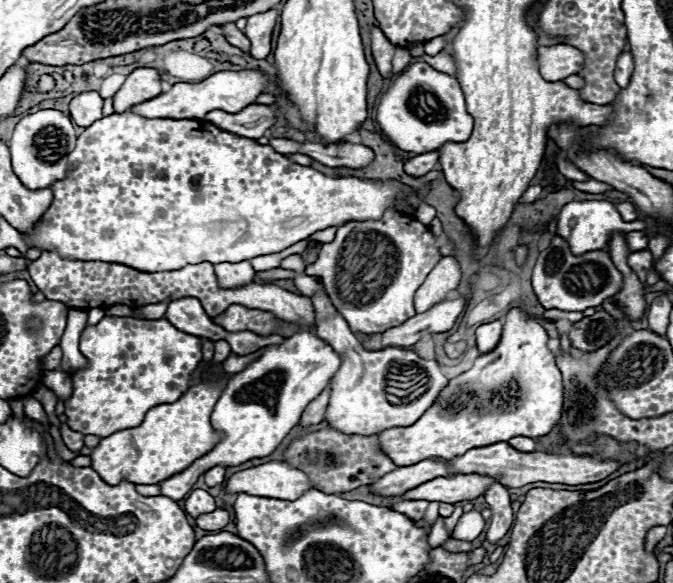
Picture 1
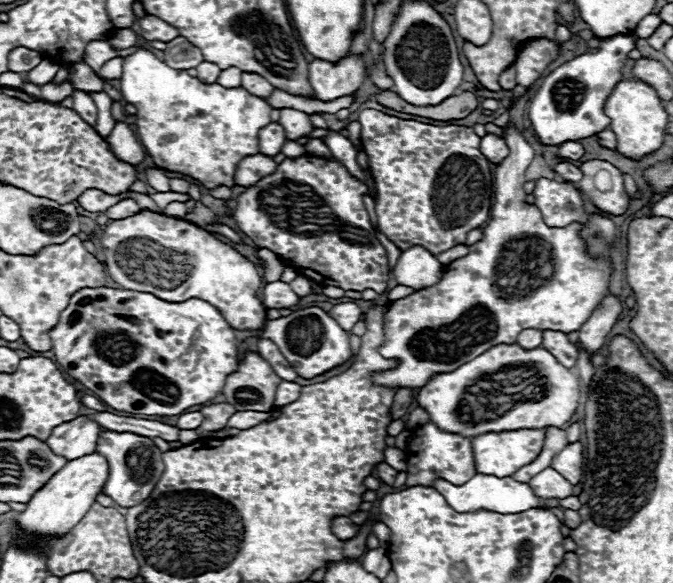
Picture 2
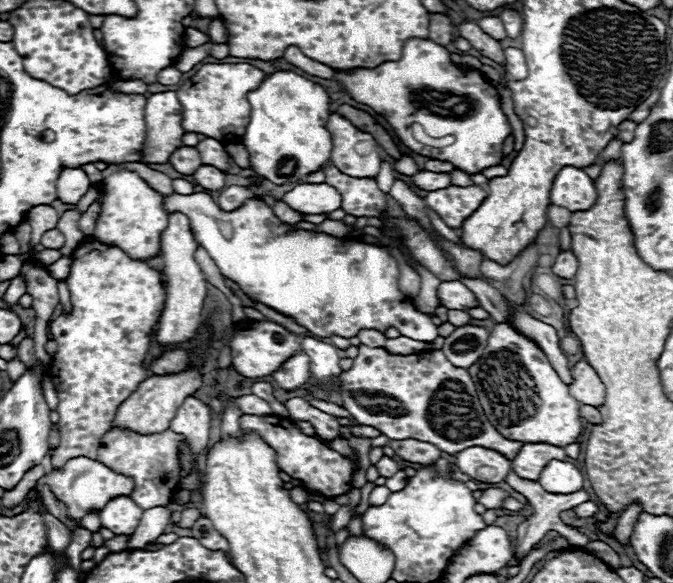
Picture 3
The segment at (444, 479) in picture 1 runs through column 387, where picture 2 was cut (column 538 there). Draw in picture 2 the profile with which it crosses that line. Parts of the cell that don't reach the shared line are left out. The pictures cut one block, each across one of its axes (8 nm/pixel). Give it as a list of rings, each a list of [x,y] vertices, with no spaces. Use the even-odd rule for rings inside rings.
[[[476,474],[470,478],[470,482],[462,486],[454,486],[446,480],[436,482],[436,490],[450,502],[450,506],[458,512],[478,512],[478,510],[490,510],[490,512],[500,512],[500,514],[512,514],[514,510],[528,510],[530,506],[538,506],[540,498],[532,492],[532,488],[524,482],[514,480],[512,476],[506,478],[494,478],[494,476],[484,476]]]

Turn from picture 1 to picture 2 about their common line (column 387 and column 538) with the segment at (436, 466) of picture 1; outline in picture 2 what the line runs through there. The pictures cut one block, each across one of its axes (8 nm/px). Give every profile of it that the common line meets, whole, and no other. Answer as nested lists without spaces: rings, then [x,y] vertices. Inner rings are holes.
[[[552,468],[542,470],[528,484],[534,490],[534,494],[538,494],[540,498],[562,500],[562,498],[568,498],[572,494],[572,490],[574,490],[574,486],[564,476],[560,476],[556,470],[552,470]]]

